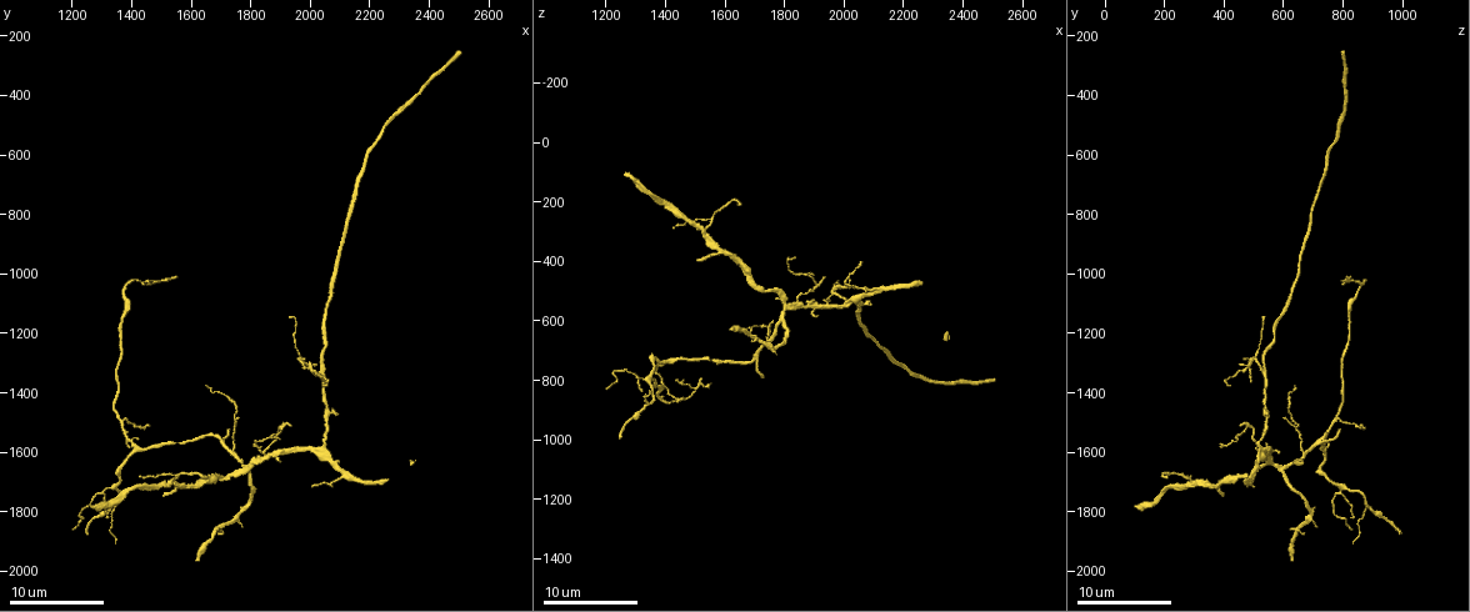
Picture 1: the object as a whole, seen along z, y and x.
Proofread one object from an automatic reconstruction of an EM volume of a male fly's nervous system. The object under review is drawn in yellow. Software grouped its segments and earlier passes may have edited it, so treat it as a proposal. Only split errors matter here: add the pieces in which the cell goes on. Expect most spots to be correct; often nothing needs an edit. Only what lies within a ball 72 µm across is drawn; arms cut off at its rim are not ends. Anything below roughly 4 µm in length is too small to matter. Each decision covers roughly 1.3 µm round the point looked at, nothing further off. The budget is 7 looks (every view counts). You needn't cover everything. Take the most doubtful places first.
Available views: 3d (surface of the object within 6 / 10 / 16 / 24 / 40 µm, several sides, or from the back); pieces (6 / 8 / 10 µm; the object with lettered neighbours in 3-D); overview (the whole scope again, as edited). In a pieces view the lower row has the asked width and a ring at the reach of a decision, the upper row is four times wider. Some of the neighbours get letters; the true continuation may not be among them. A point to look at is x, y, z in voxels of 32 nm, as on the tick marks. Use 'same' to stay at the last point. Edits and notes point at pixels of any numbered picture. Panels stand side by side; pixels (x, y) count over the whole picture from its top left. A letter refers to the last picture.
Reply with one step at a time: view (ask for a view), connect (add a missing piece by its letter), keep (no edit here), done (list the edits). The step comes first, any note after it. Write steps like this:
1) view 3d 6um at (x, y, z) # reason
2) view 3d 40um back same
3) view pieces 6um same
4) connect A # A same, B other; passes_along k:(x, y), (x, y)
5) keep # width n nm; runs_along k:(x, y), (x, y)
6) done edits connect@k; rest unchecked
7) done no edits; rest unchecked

view pieces 6um at (1730, 1520, 790) # branch stops here

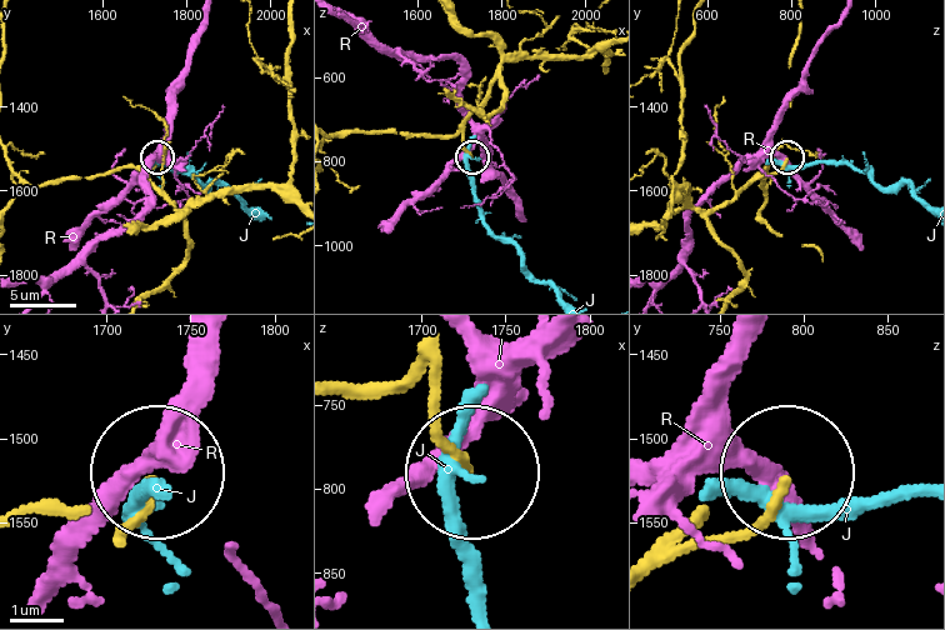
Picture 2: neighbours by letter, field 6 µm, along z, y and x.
keep # J other, R other; runs_along 2:(656, 568), (723, 540), (786, 486); no lettered piece goes on from it

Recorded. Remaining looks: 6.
view pieces 6um at (1510, 1740, 400) # thin end

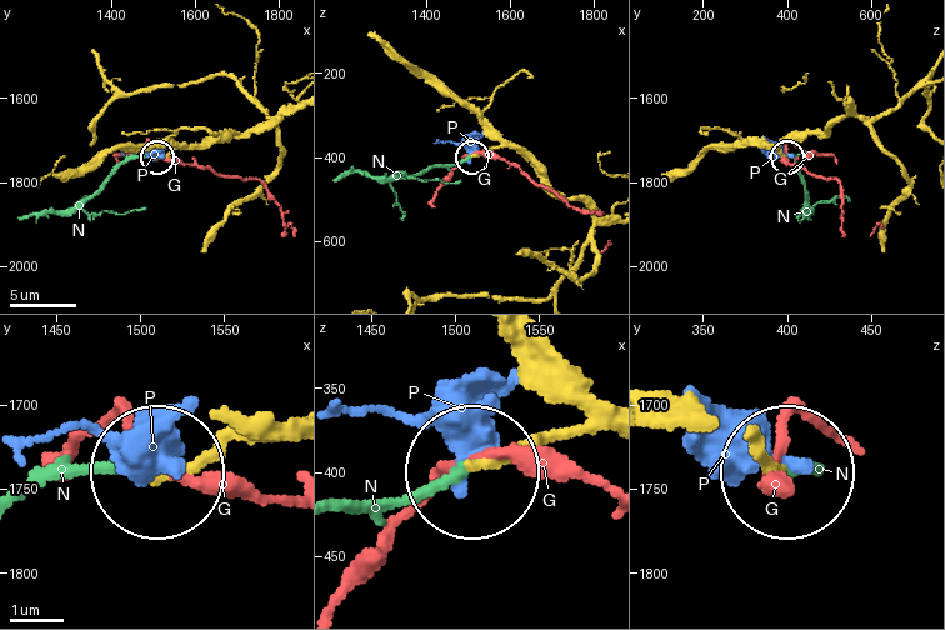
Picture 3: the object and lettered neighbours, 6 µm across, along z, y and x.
connect N # G other, N same, P other; passes_along 3:(596, 431), (543, 431), (395, 499), (341, 499); it goes on there

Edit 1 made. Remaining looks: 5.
view overview

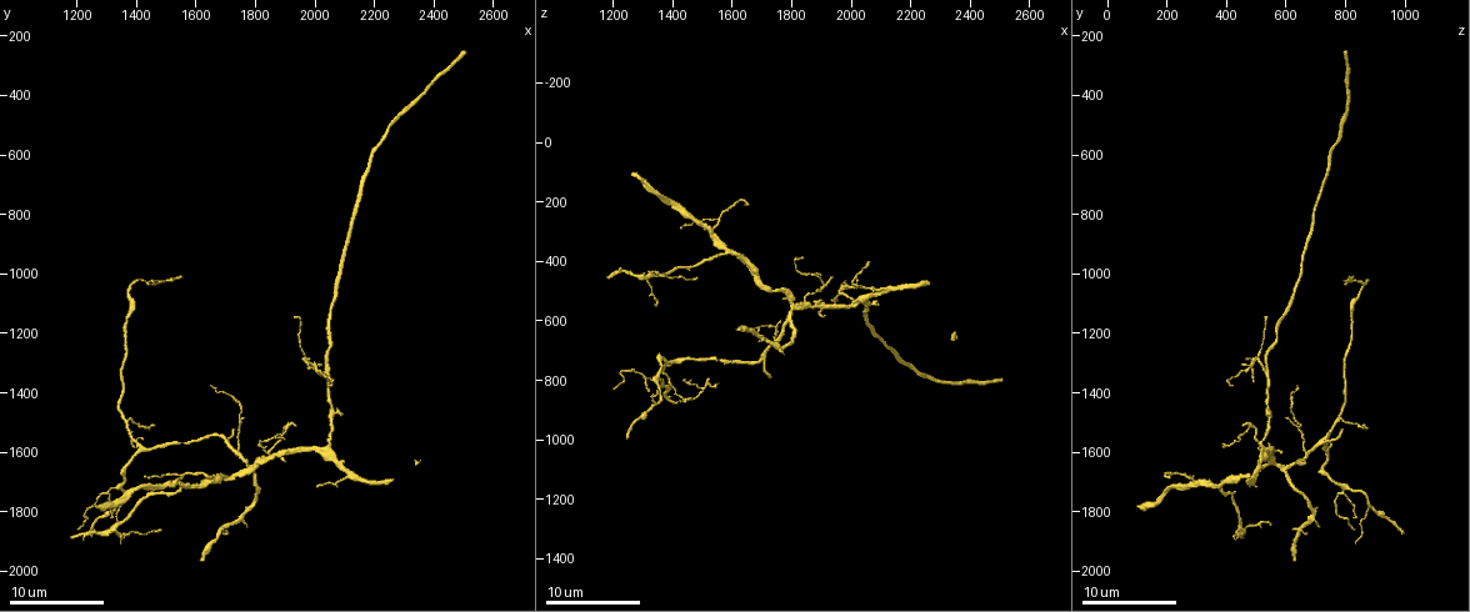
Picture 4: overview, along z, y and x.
view 3d 6um at (1650, 1680, 210) # branch stops here

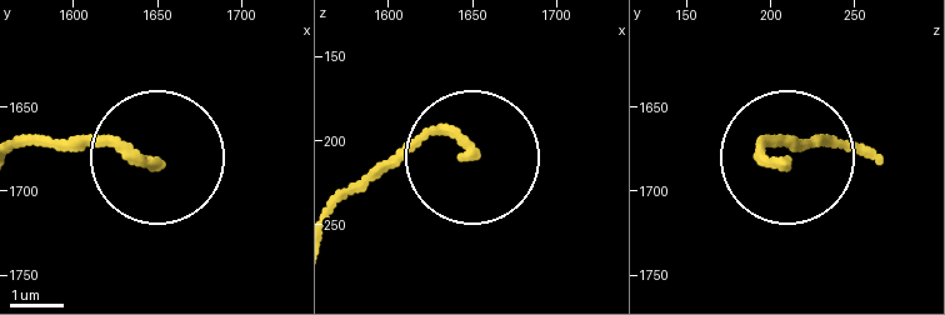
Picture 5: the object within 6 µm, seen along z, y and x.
view pieces 10um at (1650, 1686, 204)

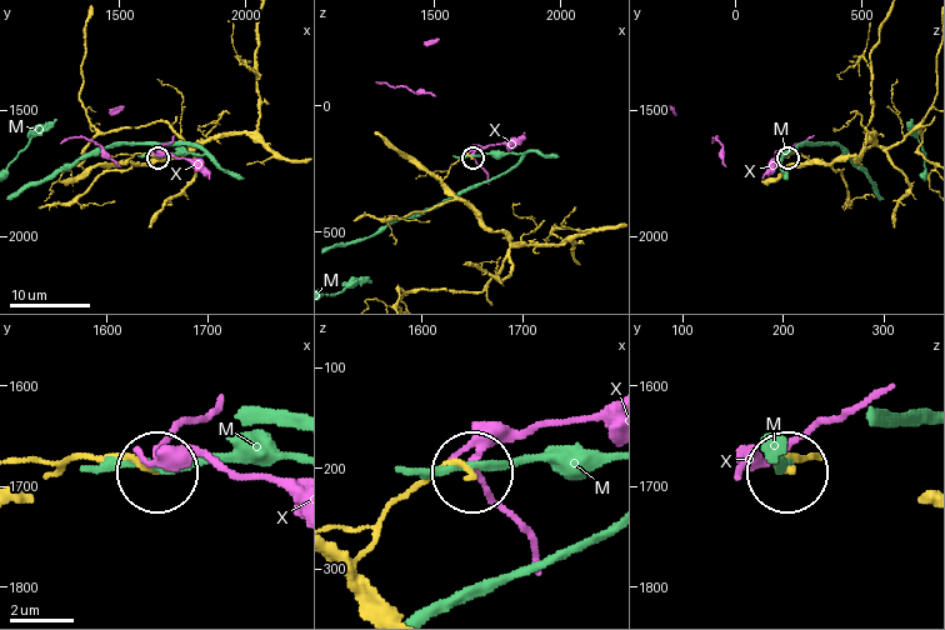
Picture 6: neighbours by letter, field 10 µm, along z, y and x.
keep # width 170 nm; M other, X other; runs_along 6:(523, 245), (490, 230), (445, 183), (451, 166), (471, 158); none of them fits

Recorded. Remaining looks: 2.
view pieces 10um at (1550, 1020, 810) # thin end

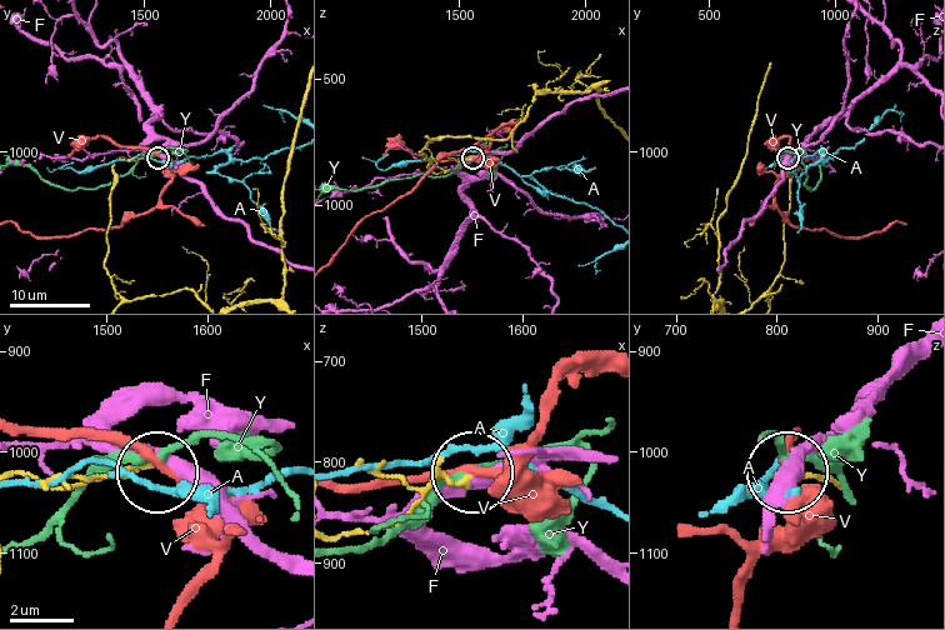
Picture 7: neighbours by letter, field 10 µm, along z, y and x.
keep # A other, F other, V other, Y other; no lettered piece goes on from it

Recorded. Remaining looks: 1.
done edits connect@3; rest unchecked

